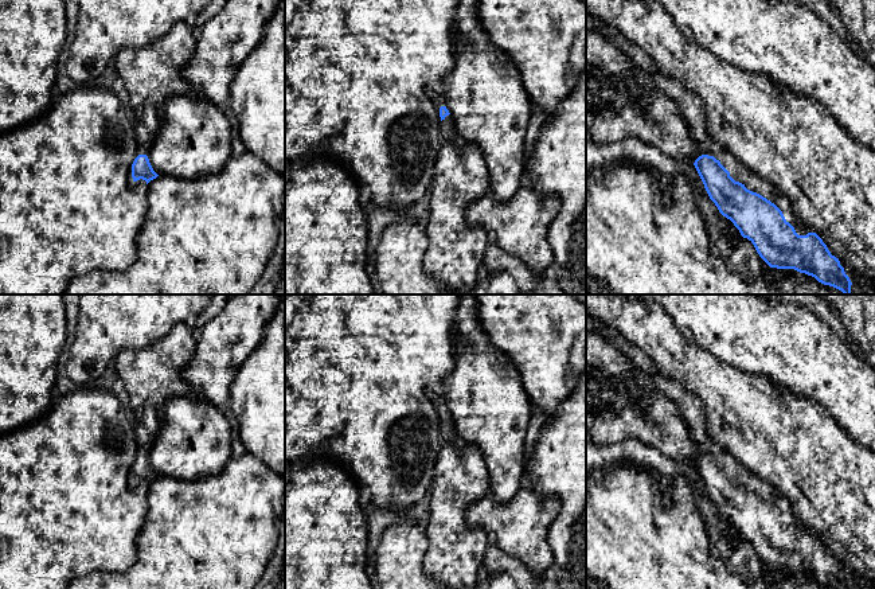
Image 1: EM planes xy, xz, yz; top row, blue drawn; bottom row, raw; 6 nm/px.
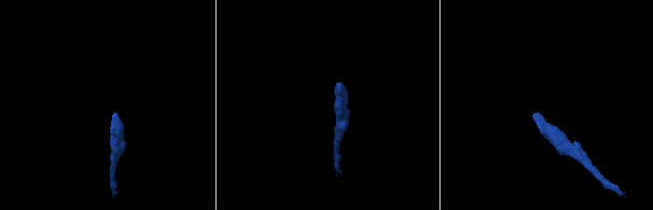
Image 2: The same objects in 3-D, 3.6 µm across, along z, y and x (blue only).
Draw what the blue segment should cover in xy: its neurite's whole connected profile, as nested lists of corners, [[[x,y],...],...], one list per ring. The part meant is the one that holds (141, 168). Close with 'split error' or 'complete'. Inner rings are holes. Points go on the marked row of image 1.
[[[147,104],[138,118],[134,118],[137,152],[138,156],[132,164],[133,182],[140,179],[145,180],[147,184],[156,179],[159,175],[153,171],[147,153],[157,134],[161,124],[161,116],[153,105]]]; split error

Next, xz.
[[[427,89],[426,94],[433,100],[433,102],[440,108],[440,117],[442,120],[452,120],[449,110],[445,106],[445,98],[441,93]]]; split error

